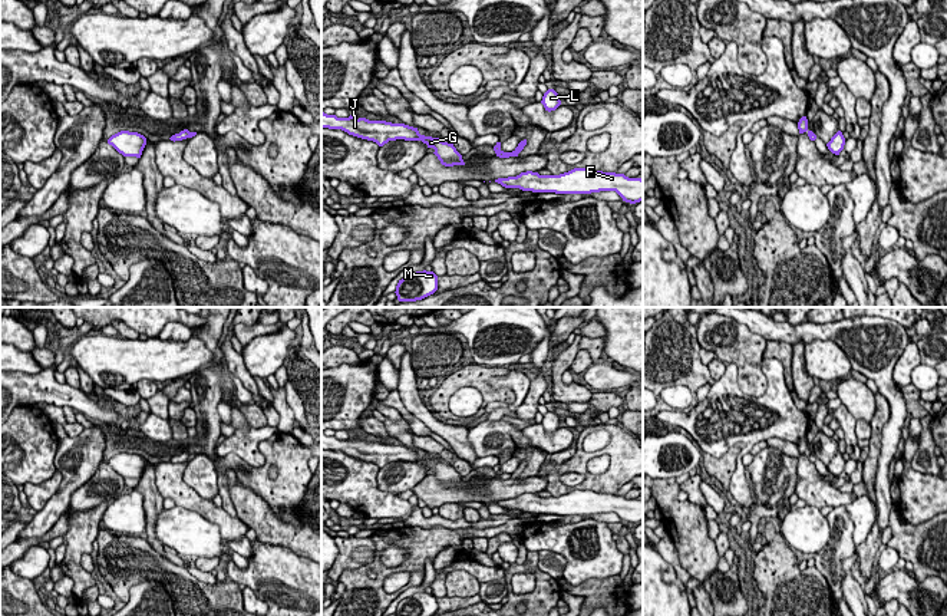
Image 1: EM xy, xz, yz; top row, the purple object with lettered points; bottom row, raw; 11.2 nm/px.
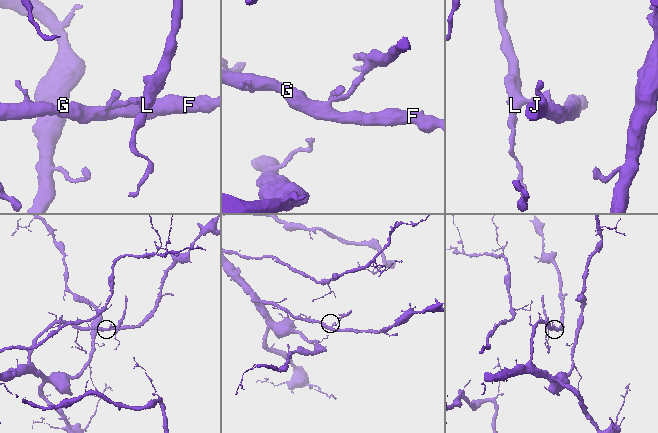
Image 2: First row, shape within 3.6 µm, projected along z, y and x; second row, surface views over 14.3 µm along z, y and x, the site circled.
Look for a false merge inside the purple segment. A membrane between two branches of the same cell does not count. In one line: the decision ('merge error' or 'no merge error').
merge error

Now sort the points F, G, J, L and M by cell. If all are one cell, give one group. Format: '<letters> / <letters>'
F G J M / L

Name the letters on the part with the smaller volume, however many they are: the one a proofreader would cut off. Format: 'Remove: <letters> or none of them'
Remove: L

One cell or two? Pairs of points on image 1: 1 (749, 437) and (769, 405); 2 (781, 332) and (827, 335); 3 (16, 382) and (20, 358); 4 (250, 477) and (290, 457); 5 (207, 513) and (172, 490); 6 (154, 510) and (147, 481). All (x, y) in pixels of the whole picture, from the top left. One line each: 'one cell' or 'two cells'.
1: one cell
2: one cell
3: two cells
4: one cell
5: one cell
6: one cell

